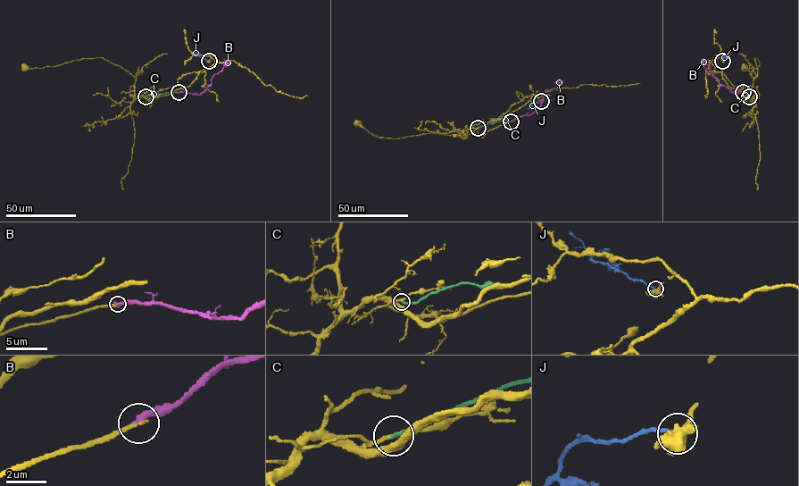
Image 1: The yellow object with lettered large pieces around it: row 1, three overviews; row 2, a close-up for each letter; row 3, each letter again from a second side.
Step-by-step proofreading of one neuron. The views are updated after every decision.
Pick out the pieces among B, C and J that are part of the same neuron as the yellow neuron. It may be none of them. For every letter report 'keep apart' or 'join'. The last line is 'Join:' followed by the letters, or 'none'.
B: keep apart
C: keep apart
J: keep apart
Join: none

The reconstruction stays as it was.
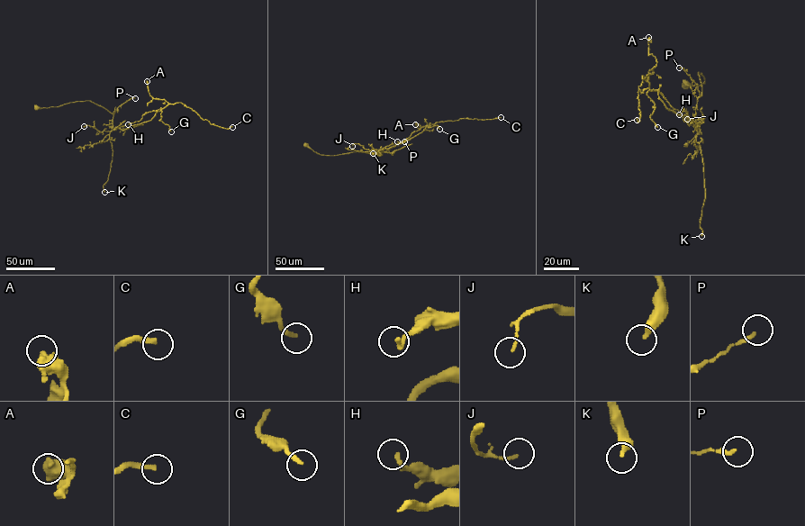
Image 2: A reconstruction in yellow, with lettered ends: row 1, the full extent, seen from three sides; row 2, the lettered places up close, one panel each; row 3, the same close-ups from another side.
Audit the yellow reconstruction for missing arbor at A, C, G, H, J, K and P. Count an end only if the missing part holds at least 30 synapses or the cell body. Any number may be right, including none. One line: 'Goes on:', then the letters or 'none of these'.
Goes on: C

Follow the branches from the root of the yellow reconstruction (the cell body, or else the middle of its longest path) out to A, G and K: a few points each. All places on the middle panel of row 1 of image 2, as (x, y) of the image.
A: (305, 146), (327, 155), (357, 151), (380, 154), (381, 149), (405, 141), (437, 122), (420, 129), (415, 124)
G: (305, 146), (327, 155), (380, 154), (429, 122), (429, 127), (439, 129)
K: (305, 146), (320, 154), (330, 156), (357, 151), (378, 154), (382, 151), (378, 150), (379, 156), (373, 153)

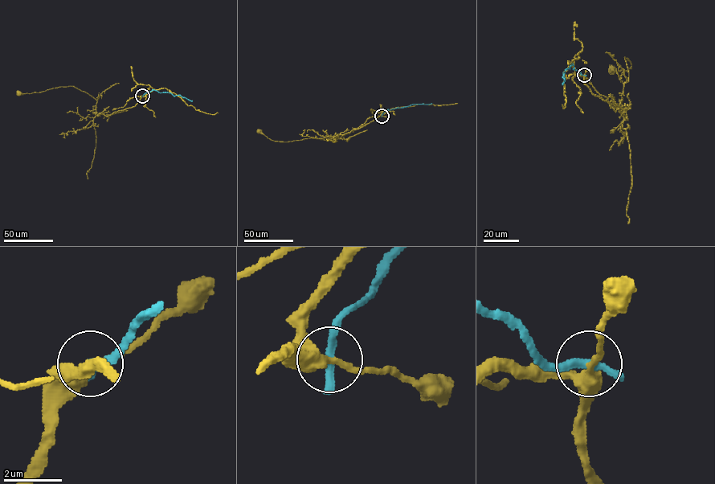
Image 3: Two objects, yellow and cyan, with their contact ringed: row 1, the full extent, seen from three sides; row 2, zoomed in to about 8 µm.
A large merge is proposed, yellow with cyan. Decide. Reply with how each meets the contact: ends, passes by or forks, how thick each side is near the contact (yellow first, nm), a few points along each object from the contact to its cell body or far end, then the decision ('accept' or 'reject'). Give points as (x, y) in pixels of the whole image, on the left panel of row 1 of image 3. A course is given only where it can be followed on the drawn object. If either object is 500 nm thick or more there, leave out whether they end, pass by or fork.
yellow passes by; cyan ends there; 360 nm thick on the yellow side, 360 nm on the other; yellow runs (142, 96), (133, 107), (105, 116), (96, 114), (96, 100), (72, 86), (18, 93); cyan runs (142, 96), (155, 90), (175, 96), (180, 95), (192, 101); reject

